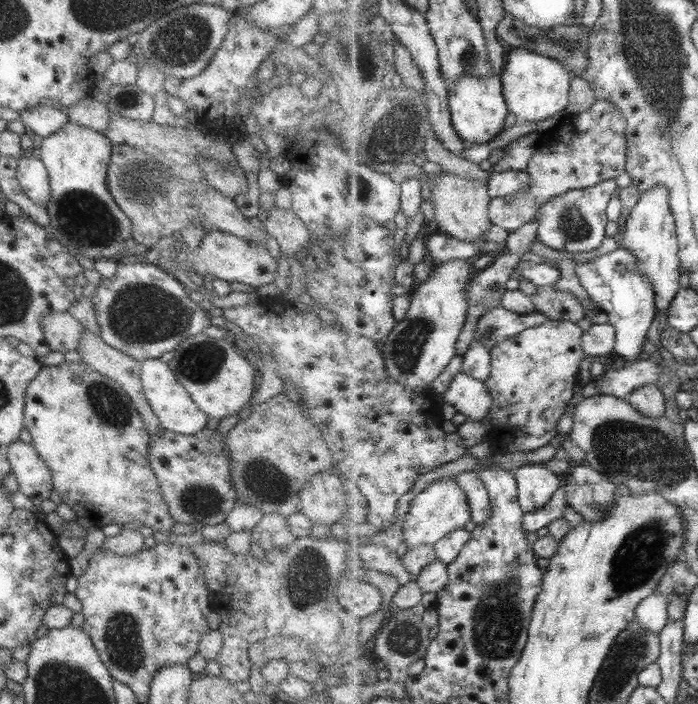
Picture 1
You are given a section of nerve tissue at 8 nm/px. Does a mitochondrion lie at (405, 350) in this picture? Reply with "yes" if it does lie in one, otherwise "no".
yes

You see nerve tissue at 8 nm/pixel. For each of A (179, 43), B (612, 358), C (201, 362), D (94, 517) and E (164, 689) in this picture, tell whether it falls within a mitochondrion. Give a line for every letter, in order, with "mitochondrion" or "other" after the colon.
A: mitochondrion
B: other
C: mitochondrion
D: other
E: other

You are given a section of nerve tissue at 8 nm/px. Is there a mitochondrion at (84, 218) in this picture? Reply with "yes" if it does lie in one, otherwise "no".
yes

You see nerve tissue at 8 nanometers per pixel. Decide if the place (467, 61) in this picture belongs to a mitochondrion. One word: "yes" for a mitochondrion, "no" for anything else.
yes

